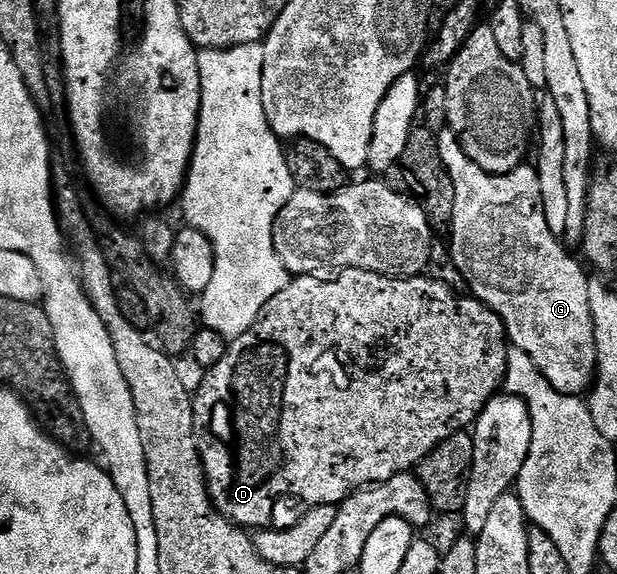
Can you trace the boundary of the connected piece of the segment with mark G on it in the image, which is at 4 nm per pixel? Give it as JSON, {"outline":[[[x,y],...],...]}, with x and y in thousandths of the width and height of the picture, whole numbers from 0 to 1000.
{"outline":[[[718,228],[710,253],[713,275],[729,300],[739,331],[726,430],[746,477],[752,477],[757,503],[767,521],[789,530],[810,552],[825,598],[835,606],[846,606],[849,617],[869,631],[875,652],[882,652],[903,683],[942,692],[961,671],[966,645],[966,589],[956,538],[958,483],[950,481],[948,470],[924,448],[925,434],[895,408],[895,401],[888,401],[870,291],[859,287],[857,293],[857,284],[848,282],[820,307],[797,307],[755,274],[734,230]]]}

